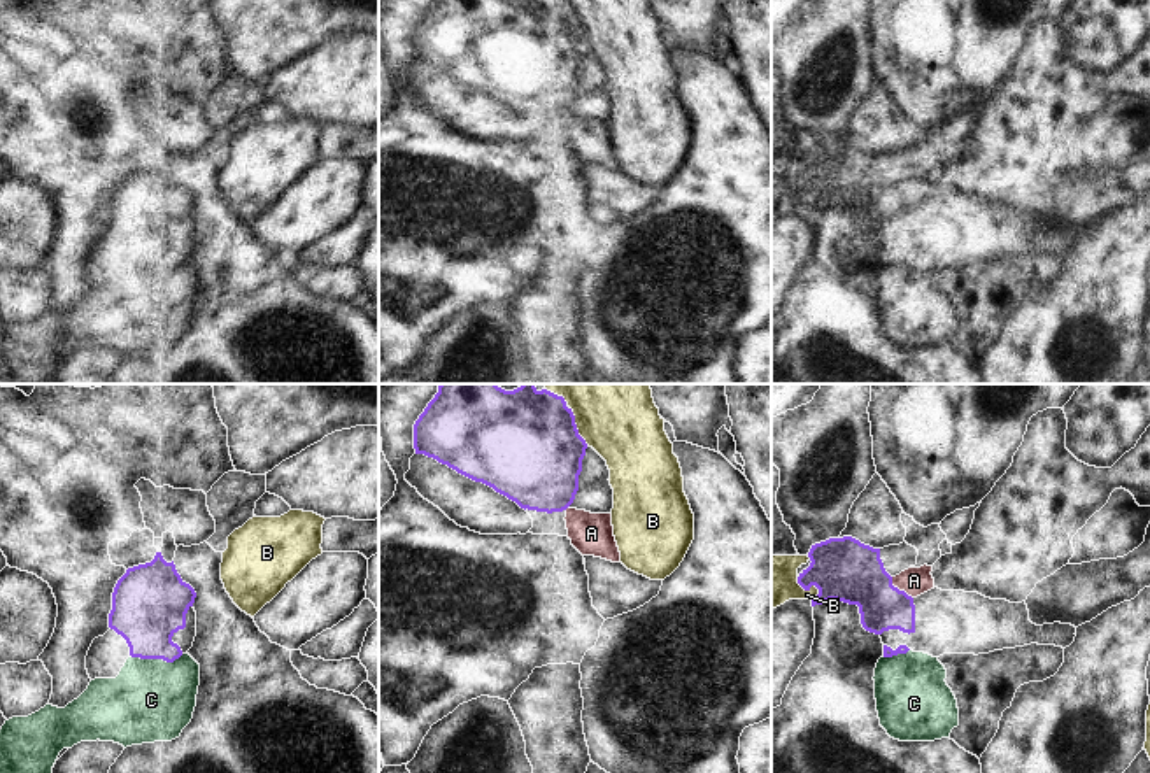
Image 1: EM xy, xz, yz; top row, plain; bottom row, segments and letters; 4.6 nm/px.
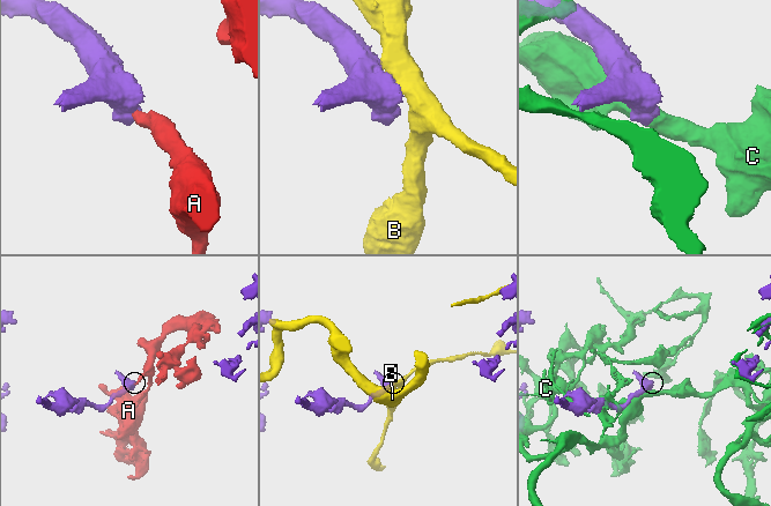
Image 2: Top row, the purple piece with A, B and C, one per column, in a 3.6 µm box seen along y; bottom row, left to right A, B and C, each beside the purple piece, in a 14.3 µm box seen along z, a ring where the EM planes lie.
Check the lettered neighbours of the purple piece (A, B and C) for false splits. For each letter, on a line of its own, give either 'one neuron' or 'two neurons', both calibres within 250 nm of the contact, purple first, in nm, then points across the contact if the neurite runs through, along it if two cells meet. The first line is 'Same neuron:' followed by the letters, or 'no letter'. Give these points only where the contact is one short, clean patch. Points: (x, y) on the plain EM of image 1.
Same neuron: A
A: one neuron; calibres 280 and 130 nm
B: two neurons; calibres 280 and 220 nm
C: two neurons; calibres 340 and 380 nm

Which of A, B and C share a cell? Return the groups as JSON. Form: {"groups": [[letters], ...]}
{"groups": [["A"], ["B"], ["C"]]}

